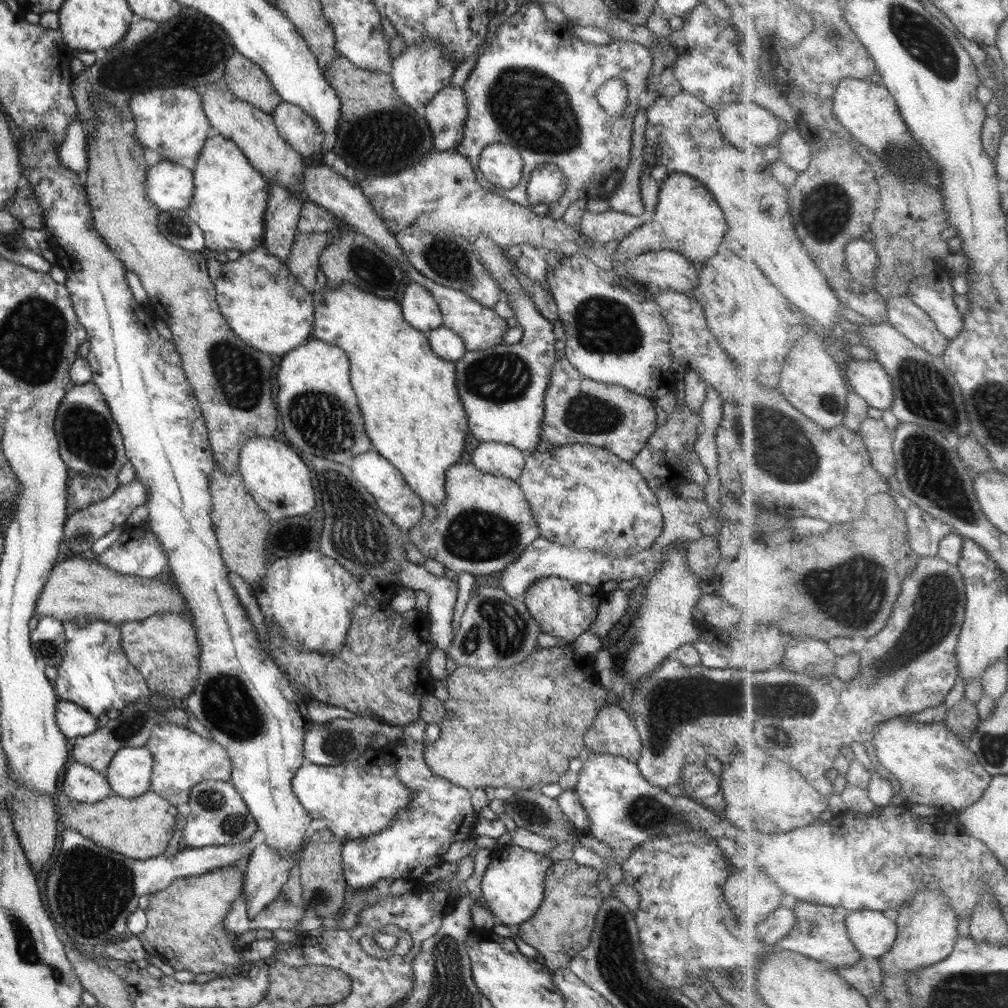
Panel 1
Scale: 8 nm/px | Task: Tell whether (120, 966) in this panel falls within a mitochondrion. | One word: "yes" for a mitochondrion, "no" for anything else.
no

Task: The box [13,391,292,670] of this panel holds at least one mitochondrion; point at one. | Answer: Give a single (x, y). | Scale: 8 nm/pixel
(87, 435)

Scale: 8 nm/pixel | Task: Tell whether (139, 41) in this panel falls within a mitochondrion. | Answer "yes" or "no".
no

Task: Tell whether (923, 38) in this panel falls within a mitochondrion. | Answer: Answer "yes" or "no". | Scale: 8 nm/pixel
yes

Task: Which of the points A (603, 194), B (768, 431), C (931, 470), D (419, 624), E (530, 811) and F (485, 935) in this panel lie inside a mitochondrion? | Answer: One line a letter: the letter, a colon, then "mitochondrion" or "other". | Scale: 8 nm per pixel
A: other
B: mitochondrion
C: mitochondrion
D: other
E: mitochondrion
F: other

